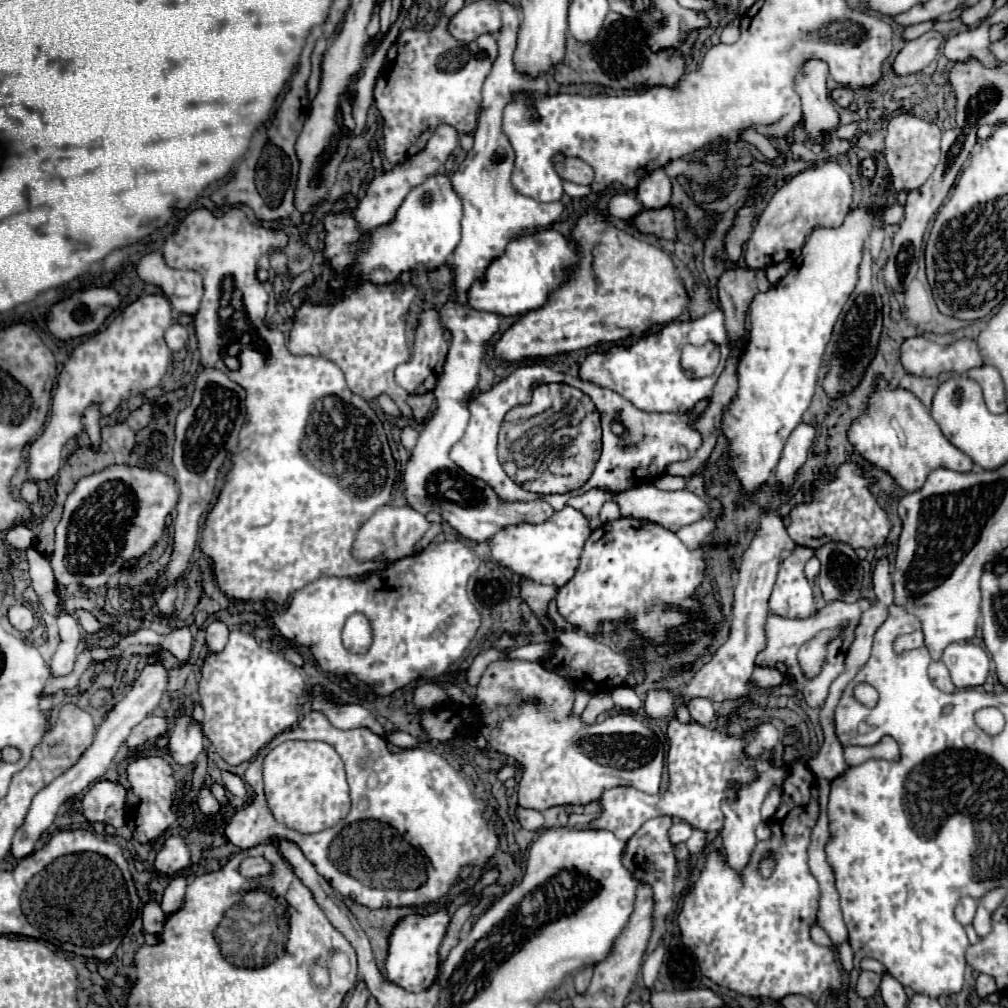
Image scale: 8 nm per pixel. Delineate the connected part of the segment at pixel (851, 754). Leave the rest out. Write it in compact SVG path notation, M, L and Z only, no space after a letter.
M847 746L845 748L845 762L849 766L861 764L861 762L865 762L869 758L871 758L871 748L861 748L861 746Z

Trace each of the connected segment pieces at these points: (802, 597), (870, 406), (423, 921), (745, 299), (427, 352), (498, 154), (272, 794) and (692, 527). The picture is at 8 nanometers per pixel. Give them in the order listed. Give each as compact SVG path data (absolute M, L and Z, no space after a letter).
M795 546L795 550L787 558L783 558L769 600L769 608L775 614L791 618L807 618L815 612L813 590L805 576L805 564L813 556L815 556L813 548Z
M881 374L875 380L875 392L871 392L867 398L865 412L851 422L847 440L863 460L887 472L905 492L921 488L925 476L935 468L949 468L957 472L967 472L973 468L973 460L941 434L929 414L929 408L923 406L913 392L899 386L889 386Z
M449 904L439 906L429 914L409 914L397 920L389 934L389 948L385 958L385 976L389 982L409 992L423 992L433 986L439 970L439 944L449 924Z
M735 268L719 278L717 296L725 314L725 326L731 340L745 336L745 314L757 292L769 290L771 284L765 280L765 270L743 270Z
M445 336L417 338L413 346L413 358L409 364L397 368L395 378L409 394L425 394L435 388L437 376L443 370L443 362L449 350Z
M499 4L503 14L503 28L497 34L499 42L499 56L493 64L491 74L487 76L483 84L483 100L481 100L481 114L479 124L475 130L475 144L467 152L467 158L459 164L459 168L451 174L451 184L457 188L457 194L463 200L463 238L461 244L455 250L453 266L455 266L455 288L467 290L473 280L481 278L485 268L489 266L489 260L501 256L505 250L505 244L521 234L521 230L531 228L547 228L549 224L557 222L563 204L561 202L535 202L527 196L517 196L517 192L511 188L511 174L513 171L515 155L509 142L505 140L505 134L501 132L501 120L503 120L503 108L509 104L513 92L547 92L547 82L543 76L527 76L519 74L513 62L513 54L517 48L517 32L519 32L519 16L517 10L509 4Z
M291 740L273 748L263 762L263 780L274 818L302 834L337 826L351 808L345 766L337 750L327 742Z
M703 518L703 520L699 520L699 522L693 522L693 524L689 524L689 526L679 528L675 534L679 536L679 540L681 540L687 548L697 548L697 544L699 544L707 534L711 534L713 526L715 526L713 520Z

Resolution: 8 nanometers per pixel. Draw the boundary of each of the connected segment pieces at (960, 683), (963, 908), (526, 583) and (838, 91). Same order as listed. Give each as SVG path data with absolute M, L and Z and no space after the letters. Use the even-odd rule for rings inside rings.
M971 642L949 644L941 658L957 688L981 686L989 674L989 654Z
M961 898L955 906L955 918L957 922L961 924L971 924L973 922L973 916L975 916L975 908L977 908L977 900L975 898Z
M523 580L521 582L521 596L523 600L529 604L529 608L539 616L541 624L551 630L551 624L549 620L545 620L545 614L547 614L547 604L549 600L557 594L557 588L555 586L543 586L543 584L535 584L531 580Z
M839 86L839 88L835 88L833 92L831 92L831 98L837 102L837 104L841 104L841 106L849 106L849 102L851 102L851 98L853 98L853 92L849 90L849 88L843 88L843 86Z

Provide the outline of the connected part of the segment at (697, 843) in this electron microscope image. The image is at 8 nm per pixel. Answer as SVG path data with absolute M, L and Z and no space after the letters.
M693 830L691 838L689 838L685 844L687 844L687 848L689 848L691 854L699 854L699 852L705 848L705 844L707 844L705 832L703 832L703 830Z

